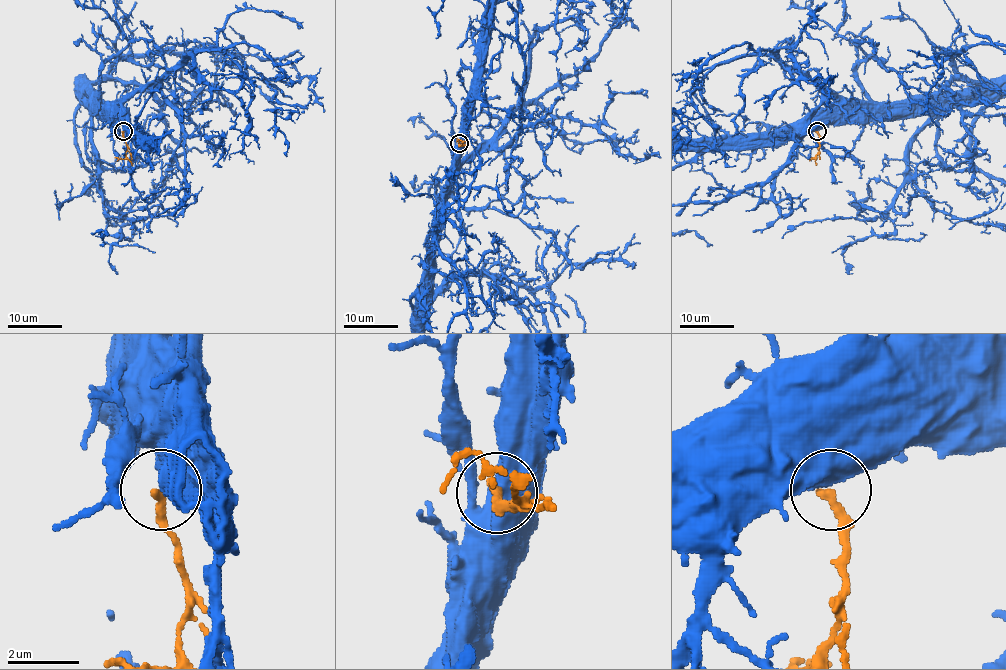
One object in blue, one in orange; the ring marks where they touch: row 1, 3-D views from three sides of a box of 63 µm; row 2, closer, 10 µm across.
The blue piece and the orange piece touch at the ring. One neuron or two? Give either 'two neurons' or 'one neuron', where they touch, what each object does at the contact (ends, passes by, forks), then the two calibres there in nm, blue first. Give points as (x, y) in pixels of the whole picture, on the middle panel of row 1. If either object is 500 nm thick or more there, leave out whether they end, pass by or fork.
one neuron | (459, 143) | 700/280 nm

